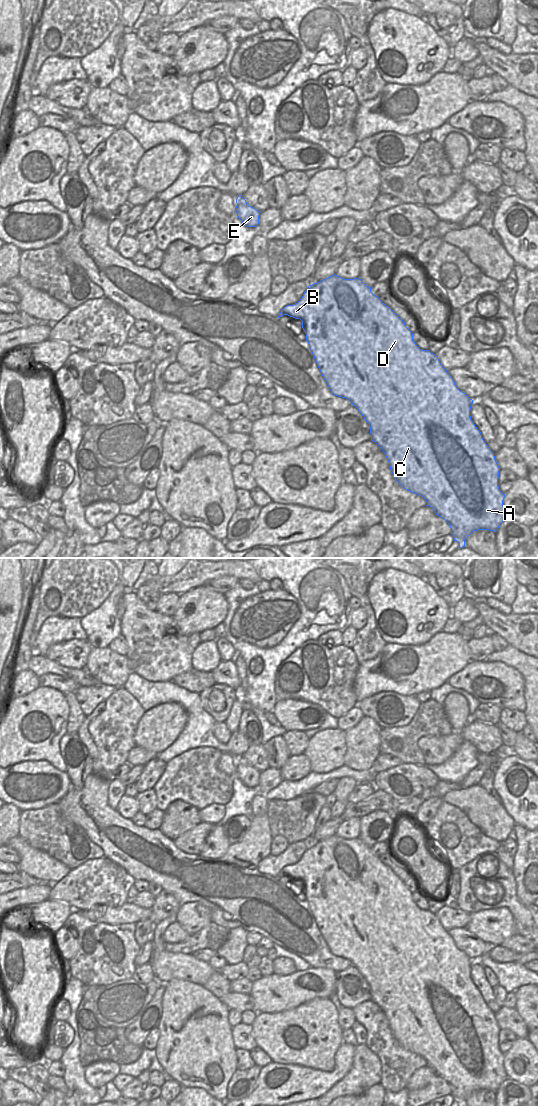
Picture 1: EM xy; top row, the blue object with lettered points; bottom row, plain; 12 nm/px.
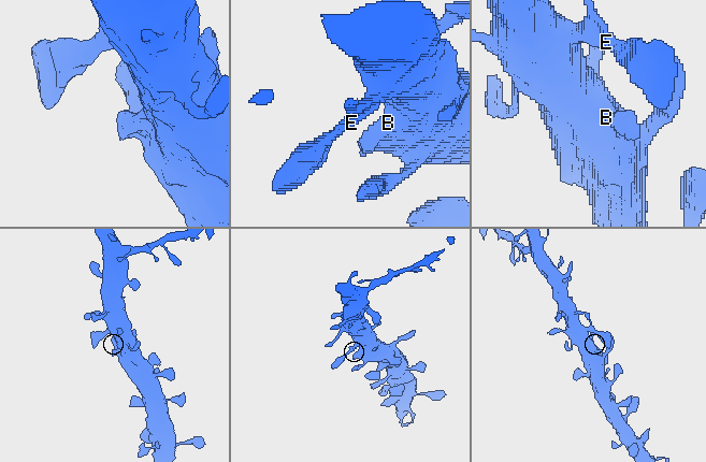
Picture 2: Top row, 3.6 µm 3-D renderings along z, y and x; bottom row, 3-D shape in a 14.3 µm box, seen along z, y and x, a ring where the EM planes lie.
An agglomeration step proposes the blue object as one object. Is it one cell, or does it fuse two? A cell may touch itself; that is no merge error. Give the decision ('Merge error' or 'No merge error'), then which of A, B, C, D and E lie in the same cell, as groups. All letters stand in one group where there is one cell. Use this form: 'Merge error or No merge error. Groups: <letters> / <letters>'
No merge error. Groups: A B C D E

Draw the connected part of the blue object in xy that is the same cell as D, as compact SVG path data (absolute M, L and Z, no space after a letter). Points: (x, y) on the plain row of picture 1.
M334 834L309 845L302 858L293 865L285 866L278 878L283 875L302 881L306 901L331 953L348 959L358 969L370 986L371 1001L375 1002L384 1012L395 1040L404 1049L416 1053L426 1060L426 1066L430 1066L437 1076L443 1078L450 1085L454 1101L457 1101L459 1106L465 1106L465 1099L474 1091L490 1090L496 1092L500 1084L508 1078L503 1066L505 1054L500 1051L498 1046L500 1028L495 1020L494 1013L483 1000L481 992L471 980L470 970L473 960L458 949L450 934L441 925L436 914L431 913L429 910L422 910L415 904L413 893L406 887L405 882L386 866L378 856L371 852L371 847L366 846L360 838L344 839Z

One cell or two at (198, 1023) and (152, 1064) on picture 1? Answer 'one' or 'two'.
two

